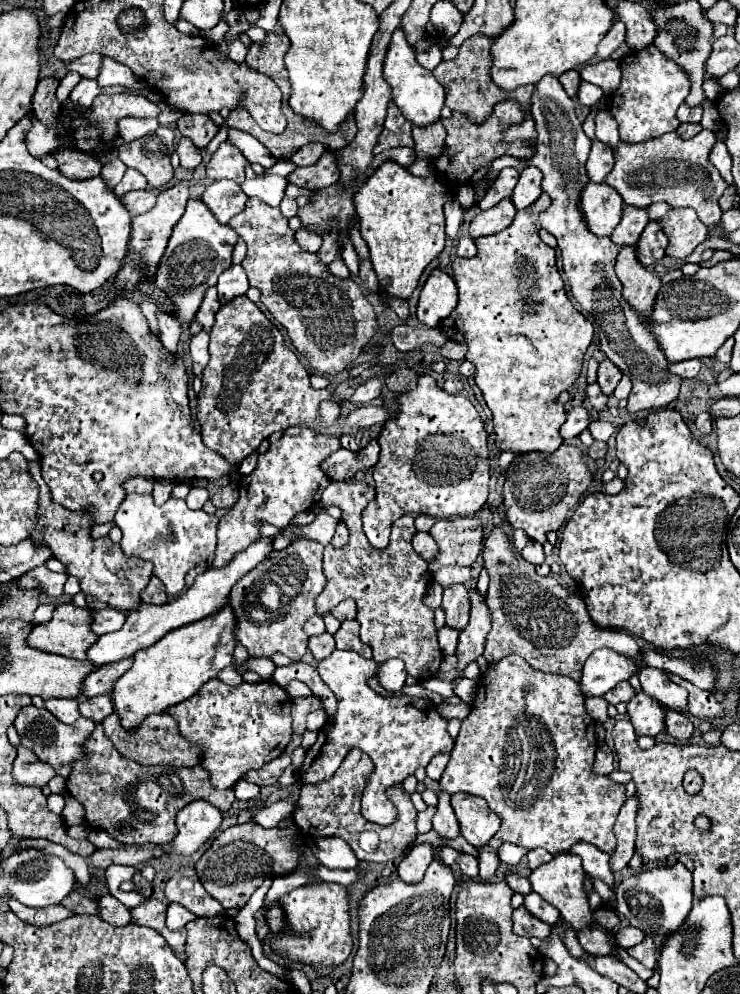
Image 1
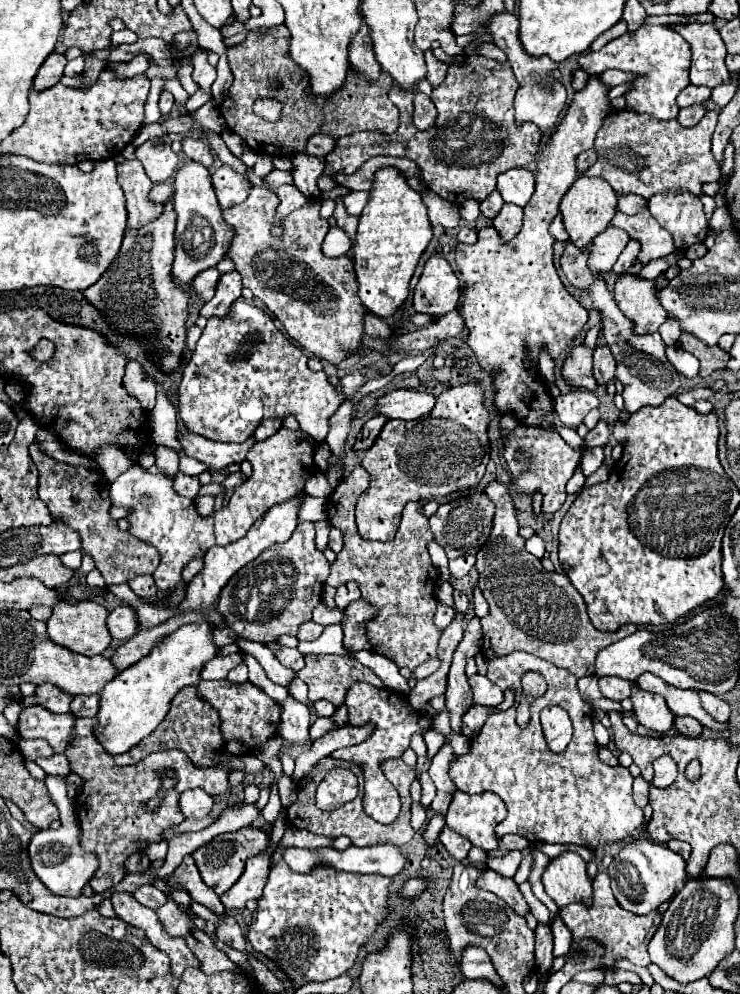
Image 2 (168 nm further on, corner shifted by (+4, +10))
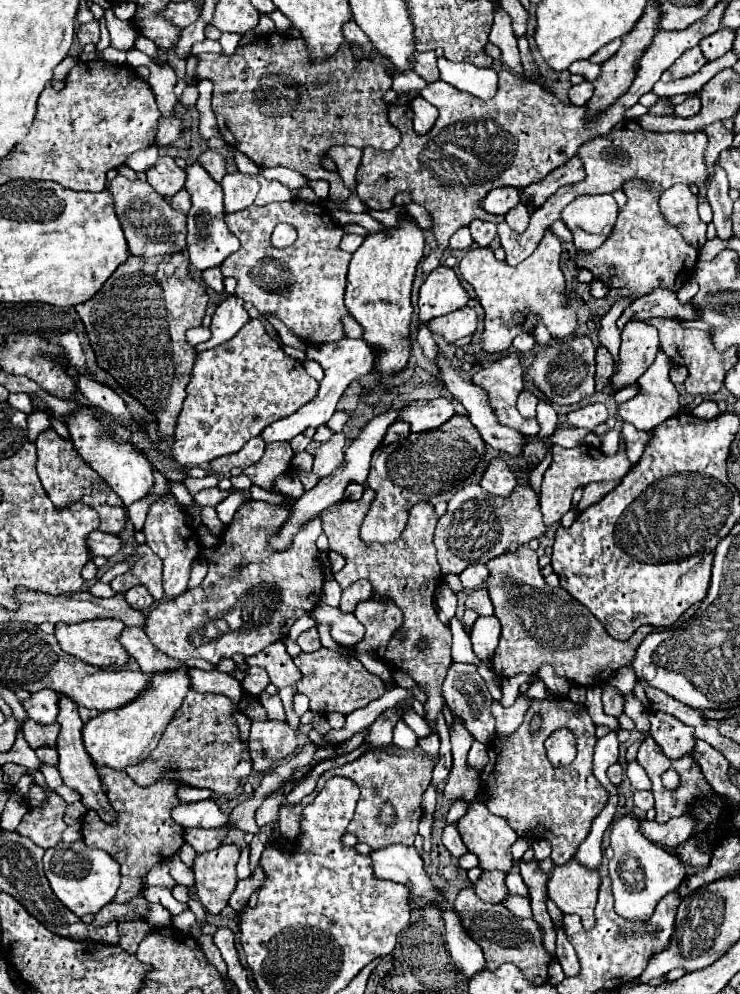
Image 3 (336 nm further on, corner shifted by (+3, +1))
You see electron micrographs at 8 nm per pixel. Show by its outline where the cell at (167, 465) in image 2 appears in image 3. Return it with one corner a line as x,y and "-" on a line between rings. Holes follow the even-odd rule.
251,319
249,327
243,327
233,339
213,347
211,351
199,353
191,381
187,385
187,397
183,403
183,411
177,421
175,441
173,441
173,459
179,465
207,465
217,457
239,451
249,439
261,435
261,431
295,413
305,403
309,403
317,395
319,383
307,375
301,361
285,355
275,339
265,333
265,327
259,319

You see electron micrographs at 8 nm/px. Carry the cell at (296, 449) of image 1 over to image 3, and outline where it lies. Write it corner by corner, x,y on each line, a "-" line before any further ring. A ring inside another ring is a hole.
287,441
269,443
265,447
265,455
257,463
245,467
243,473
253,481
253,485
259,485
261,489
271,491
275,477
289,471
291,459
293,459
293,449

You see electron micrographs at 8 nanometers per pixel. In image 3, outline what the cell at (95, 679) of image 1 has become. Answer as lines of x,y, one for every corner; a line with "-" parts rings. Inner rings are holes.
249,501
245,507
241,507
227,525
221,539
227,539
229,543
217,543
215,553
209,557
209,573
205,581
185,591
183,595
161,601
155,609
147,613
147,637
151,643
177,661
187,659
205,659
209,663
219,663
225,657
231,657
233,653
241,655
257,655
267,645
281,641
287,637
289,627
303,617
305,613
313,611
313,607
319,601
321,589
323,589
323,577
321,577
321,559
319,549
315,545
317,537
321,535
321,519
313,517
309,519
293,537
293,543
285,551
269,551
267,549
267,537
275,529
279,529
289,517
289,507
275,507
265,501

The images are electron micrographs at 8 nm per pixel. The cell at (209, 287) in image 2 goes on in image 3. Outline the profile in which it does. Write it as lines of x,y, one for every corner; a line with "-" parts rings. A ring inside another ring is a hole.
211,267
207,271
203,271
203,281
213,287
217,293
223,293
223,273
221,273
221,267

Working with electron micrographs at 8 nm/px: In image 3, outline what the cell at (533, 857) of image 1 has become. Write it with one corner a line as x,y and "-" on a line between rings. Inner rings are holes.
558,928
556,932
556,956
563,967
563,973
567,977
577,975
579,973
579,959
575,955
575,949
571,947
571,943
567,941
567,935
563,928

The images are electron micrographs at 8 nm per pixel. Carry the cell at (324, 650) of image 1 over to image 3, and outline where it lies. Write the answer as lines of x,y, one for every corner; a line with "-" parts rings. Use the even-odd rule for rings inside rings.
313,627
313,629
309,629
309,631
303,631
303,633
299,635
297,643
299,643
301,651
305,651
305,653
313,653
313,651
317,651
317,649
321,647
321,641
319,641
319,633
317,633
317,629

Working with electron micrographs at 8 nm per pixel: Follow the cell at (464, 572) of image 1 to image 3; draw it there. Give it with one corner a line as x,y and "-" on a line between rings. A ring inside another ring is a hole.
469,565
459,577
461,577
461,583
465,589
477,589
489,577
489,569
487,569
487,565

